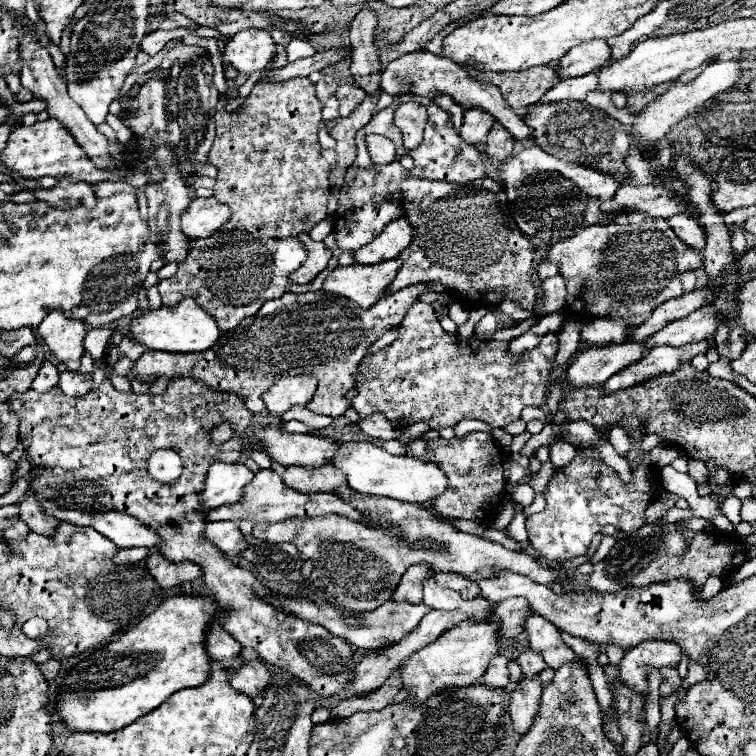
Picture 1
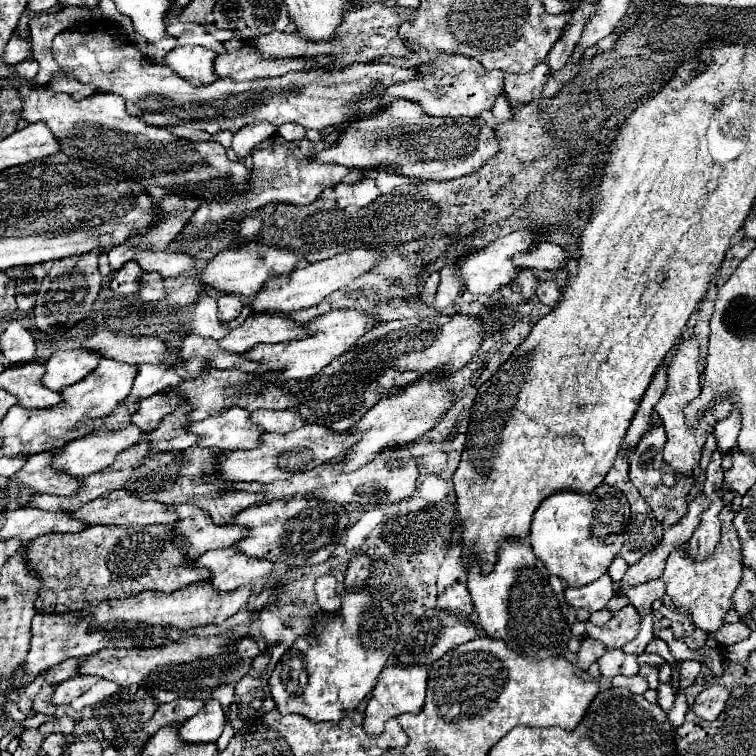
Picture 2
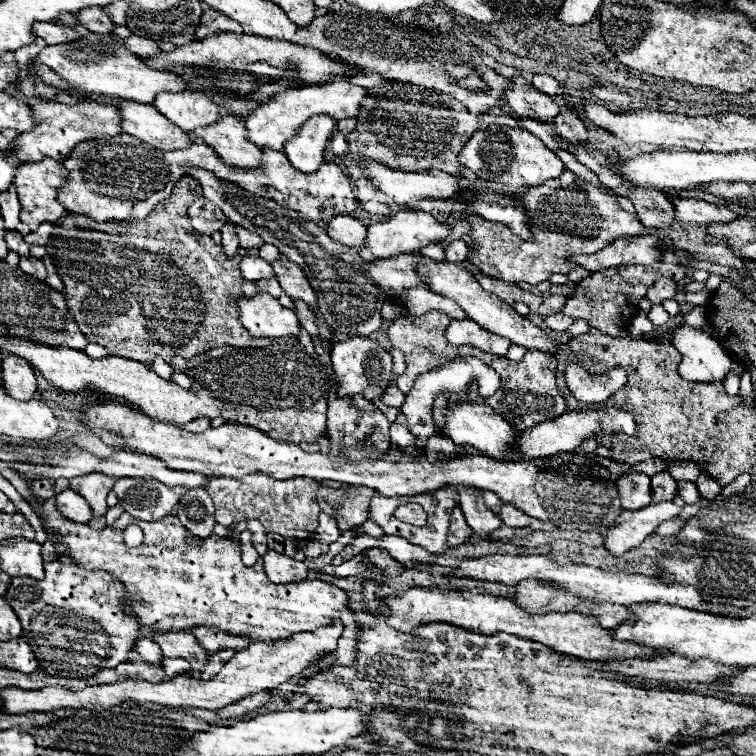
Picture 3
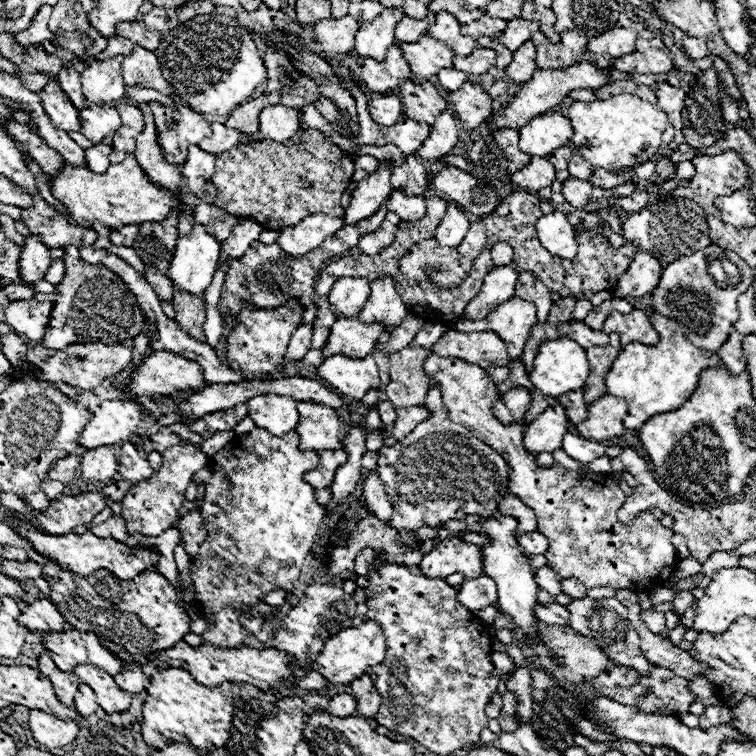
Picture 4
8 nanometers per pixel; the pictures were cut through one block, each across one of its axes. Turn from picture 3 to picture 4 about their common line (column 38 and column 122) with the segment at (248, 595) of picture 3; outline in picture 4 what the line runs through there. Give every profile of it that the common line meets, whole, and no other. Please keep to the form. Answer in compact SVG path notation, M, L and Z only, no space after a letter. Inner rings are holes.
M196 444L172 446L162 454L162 458L160 470L156 470L148 480L134 484L122 500L122 518L130 536L138 532L154 538L172 528L178 518L178 508L184 502L184 490L192 482L192 474L208 466L208 456L202 454Z

